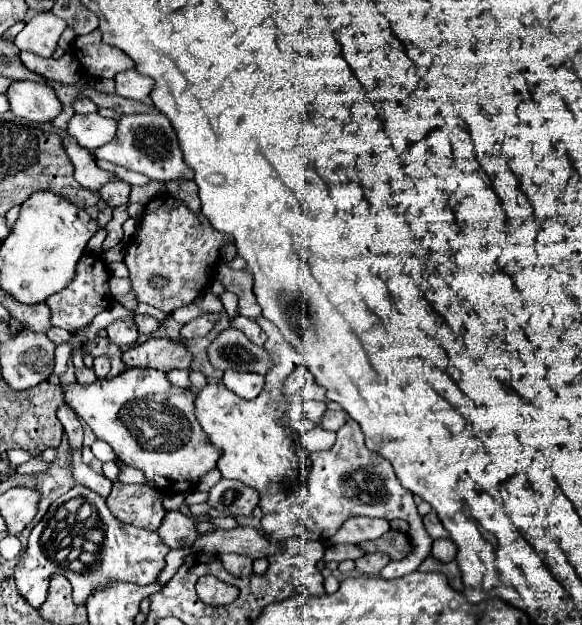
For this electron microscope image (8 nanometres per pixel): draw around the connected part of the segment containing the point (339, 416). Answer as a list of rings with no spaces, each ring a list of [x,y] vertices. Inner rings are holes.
[[[326,411],[324,417],[322,417],[320,427],[326,429],[326,431],[334,431],[336,433],[346,421],[348,421],[348,415],[344,411]]]

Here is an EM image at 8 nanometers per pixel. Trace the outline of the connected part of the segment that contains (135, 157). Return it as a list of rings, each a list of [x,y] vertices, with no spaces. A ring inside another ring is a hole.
[[[152,111],[146,115],[124,115],[118,121],[118,131],[114,141],[102,145],[94,151],[96,159],[106,159],[116,165],[122,165],[130,171],[138,171],[148,175],[154,181],[174,181],[174,179],[192,179],[194,171],[184,163],[182,151],[178,145],[176,131],[166,115],[160,111]]]

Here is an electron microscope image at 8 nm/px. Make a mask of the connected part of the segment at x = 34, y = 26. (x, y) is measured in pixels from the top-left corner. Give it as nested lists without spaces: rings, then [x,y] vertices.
[[[44,11],[26,23],[26,27],[16,35],[14,43],[20,51],[30,51],[38,57],[52,57],[64,29],[66,23],[60,17],[56,17],[52,11]]]

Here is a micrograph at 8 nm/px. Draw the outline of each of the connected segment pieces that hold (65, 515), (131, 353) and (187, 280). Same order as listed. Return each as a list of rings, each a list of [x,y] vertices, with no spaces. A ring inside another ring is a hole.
[[[76,485],[56,499],[42,521],[32,529],[28,547],[18,559],[14,579],[20,595],[32,607],[40,607],[44,597],[48,597],[50,579],[54,575],[64,575],[72,585],[74,603],[86,605],[92,591],[112,581],[134,585],[154,583],[166,565],[168,551],[168,545],[158,537],[158,533],[118,523],[98,493],[84,485]]]
[[[150,337],[142,345],[136,345],[122,355],[122,363],[128,369],[144,369],[152,367],[158,371],[172,371],[172,369],[188,369],[192,361],[190,351],[176,341],[170,339],[156,339]]]
[[[160,195],[154,197],[142,213],[136,243],[130,243],[126,249],[124,263],[130,271],[128,279],[138,303],[148,303],[152,307],[162,309],[164,313],[172,313],[178,307],[190,305],[200,291],[208,285],[212,277],[212,267],[222,255],[222,247],[230,245],[232,237],[218,233],[212,229],[208,219],[200,213],[192,213],[186,203]],[[152,277],[164,277],[164,287],[154,287]]]

